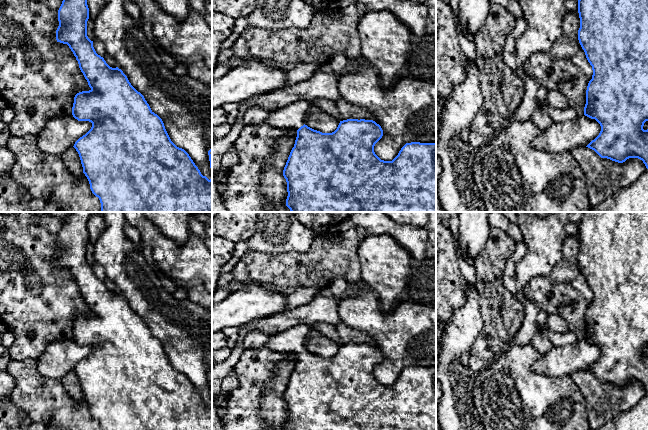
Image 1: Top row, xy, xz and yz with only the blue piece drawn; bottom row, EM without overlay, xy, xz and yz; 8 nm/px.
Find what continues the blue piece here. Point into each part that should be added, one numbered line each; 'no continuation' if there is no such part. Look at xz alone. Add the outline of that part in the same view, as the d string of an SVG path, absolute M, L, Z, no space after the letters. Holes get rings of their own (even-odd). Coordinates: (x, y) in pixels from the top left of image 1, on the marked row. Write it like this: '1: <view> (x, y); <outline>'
1: xz (290, 116); M308 100L295 101L273 111L264 122L279 128L294 128L298 130L305 124L304 116L311 108L311 104L312 102Z

